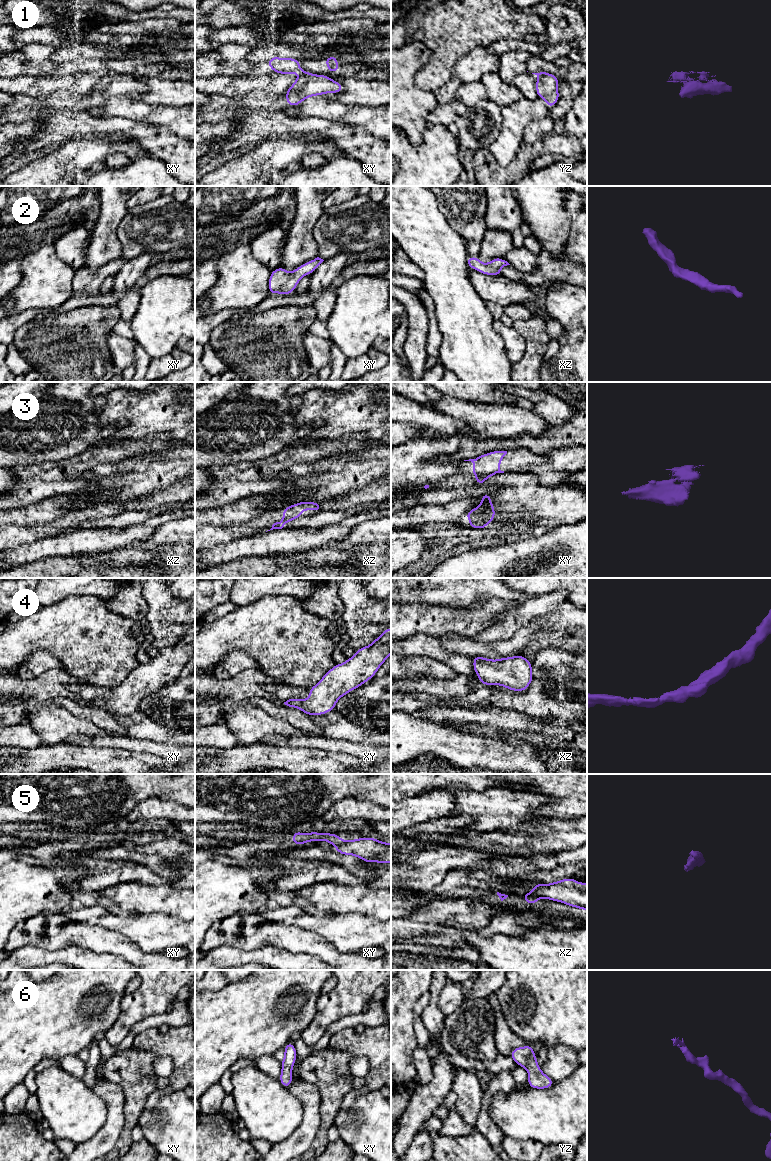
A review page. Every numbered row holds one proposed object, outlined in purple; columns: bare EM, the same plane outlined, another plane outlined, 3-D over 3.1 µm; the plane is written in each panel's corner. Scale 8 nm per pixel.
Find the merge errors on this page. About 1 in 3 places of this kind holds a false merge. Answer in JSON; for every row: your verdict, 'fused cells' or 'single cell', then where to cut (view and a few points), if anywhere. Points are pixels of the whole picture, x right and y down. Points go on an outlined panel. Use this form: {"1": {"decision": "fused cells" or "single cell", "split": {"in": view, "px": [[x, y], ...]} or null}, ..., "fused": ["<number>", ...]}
{"1": {"decision": "fused cells", "split": {"in": "xy", "px": [[307, 72], [301, 75]]}}, "2": {"decision": "single cell", "split": null}, "3": {"decision": "fused cells", "split": {"in": "xz", "px": [[283, 519], [289, 521]]}}, "4": {"decision": "single cell", "split": null}, "5": {"decision": "fused cells", "split": {"in": "xy", "px": [[343, 840], [336, 846]]}}, "6": {"decision": "single cell", "split": null}, "fused": ["1", "3", "5"]}

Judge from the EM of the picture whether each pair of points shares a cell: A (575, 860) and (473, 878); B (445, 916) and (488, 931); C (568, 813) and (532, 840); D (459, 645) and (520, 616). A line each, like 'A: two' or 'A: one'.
A: one
B: two
C: two
D: two

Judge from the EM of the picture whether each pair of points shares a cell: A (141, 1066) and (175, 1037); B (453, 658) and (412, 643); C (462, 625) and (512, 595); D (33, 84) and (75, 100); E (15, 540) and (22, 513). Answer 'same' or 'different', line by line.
A: different
B: same
C: different
D: different
E: different

